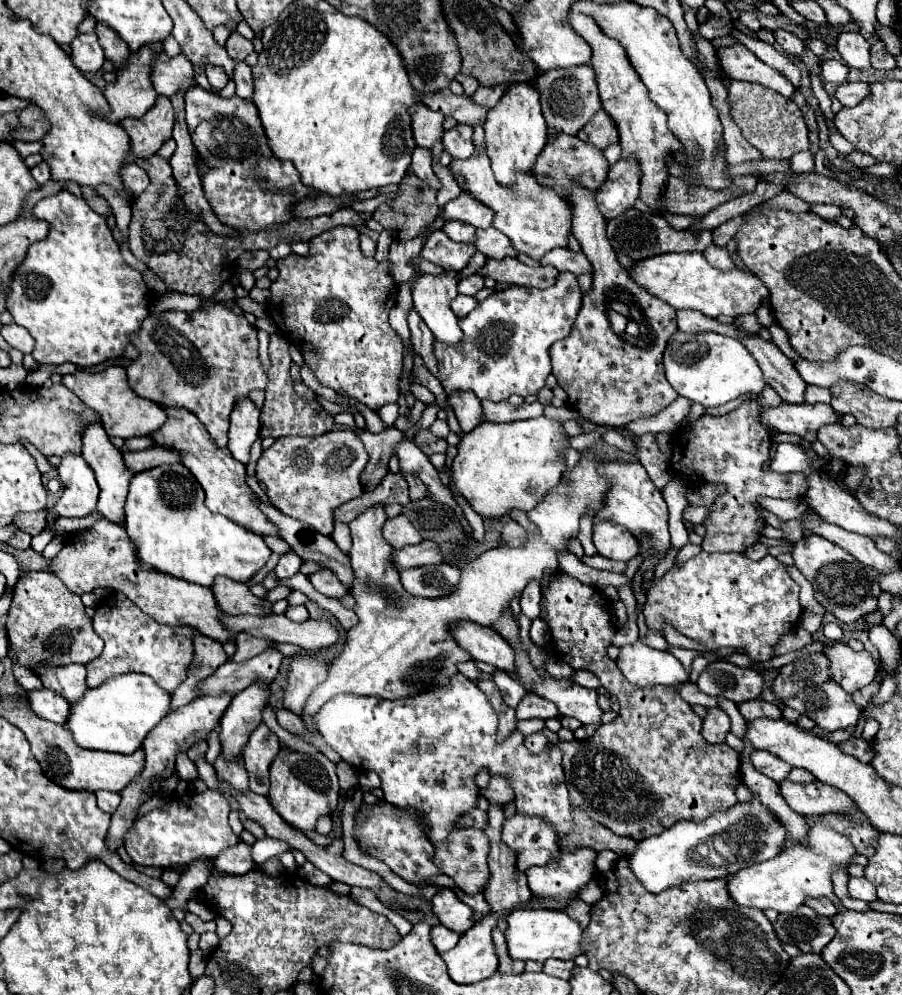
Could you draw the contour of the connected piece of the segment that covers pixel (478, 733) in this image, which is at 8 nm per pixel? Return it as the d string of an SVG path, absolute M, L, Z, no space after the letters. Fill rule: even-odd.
M455 674L447 688L433 688L429 692L401 700L339 694L323 704L323 708L315 714L315 728L347 764L379 774L383 798L389 804L407 804L421 812L429 824L429 840L433 844L443 842L457 828L457 818L475 808L475 776L481 770L487 770L491 776L505 776L509 780L511 788L515 790L513 804L517 814L545 820L559 838L571 834L575 828L561 764L563 754L559 746L547 744L541 754L531 754L525 748L525 736L519 730L513 730L505 742L497 742L497 712L491 708L487 696L477 688L477 684L463 674Z

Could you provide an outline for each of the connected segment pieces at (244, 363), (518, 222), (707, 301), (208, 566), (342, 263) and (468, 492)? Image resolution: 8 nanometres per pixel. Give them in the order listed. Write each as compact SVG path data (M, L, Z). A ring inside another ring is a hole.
M221 304L195 312L149 314L139 332L133 332L131 344L139 350L139 358L127 368L131 390L157 404L187 408L205 424L217 446L227 446L229 414L235 402L251 390L267 386L257 352L257 330L245 316L237 316Z
M479 150L467 160L451 160L449 170L453 178L461 176L465 180L463 192L475 196L481 204L493 210L493 228L501 230L517 252L527 254L533 260L541 260L549 250L567 246L567 236L571 234L571 210L567 202L551 188L539 186L531 174L519 176L519 180L515 180L515 188L503 188L491 172L487 154Z
M681 252L681 254L659 254L659 256L651 256L651 260L637 260L633 262L633 266L627 270L633 280L641 286L641 288L647 288L651 292L651 296L667 302L669 306L673 306L675 310L681 310L681 308L691 308L691 310L699 310L703 312L705 316L711 316L711 318L717 318L721 314L725 316L743 316L743 314L751 314L755 312L761 302L765 298L769 298L769 292L767 288L763 286L763 282L755 276L755 274L745 274L741 270L733 270L733 272L721 272L717 268L713 268L705 256L701 252Z
M163 464L131 478L125 502L125 530L137 542L139 560L169 576L211 586L215 576L247 582L271 556L259 534L213 514L203 504L205 492L183 464Z
M339 226L339 228L331 228L331 230L315 236L315 240L309 240L309 254L307 256L289 254L287 258L277 260L277 268L279 268L279 278L271 284L273 298L271 298L269 314L271 314L273 322L277 324L277 328L281 330L281 334L285 334L285 338L297 338L295 342L299 342L299 346L303 350L303 358L309 364L309 368L313 370L313 374L319 378L319 382L323 386L327 386L327 388L347 392L349 396L353 396L361 404L369 406L371 410L379 410L381 406L385 406L389 402L397 402L397 396L399 396L399 372L403 370L403 344L401 344L401 338L391 330L391 326L387 322L387 314L395 306L395 300L397 300L397 286L395 286L395 280L391 278L389 262L379 264L373 258L365 258L361 254L361 248L359 248L359 232L355 228L351 228L351 226ZM309 348L317 348L319 354L313 354Z
M531 418L531 420L517 420L517 422L483 422L469 434L465 434L457 446L457 456L451 464L451 478L455 492L467 500L467 504L483 518L501 518L507 516L511 510L529 512L539 502L539 496L553 488L563 474L565 456L559 452L567 448L567 436L561 428L561 422L551 418Z

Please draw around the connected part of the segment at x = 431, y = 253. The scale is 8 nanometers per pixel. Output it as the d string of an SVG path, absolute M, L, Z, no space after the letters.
M431 230L425 236L421 248L421 256L425 260L441 266L443 270L455 270L455 272L461 272L475 252L477 248L473 244L453 242L443 230Z

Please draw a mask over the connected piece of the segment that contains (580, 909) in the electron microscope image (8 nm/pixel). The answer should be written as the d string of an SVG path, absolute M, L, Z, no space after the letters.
M577 900L569 910L567 914L573 918L573 920L579 920L579 924L583 924L583 928L589 924L589 918L591 918L591 908L583 902L583 900Z

